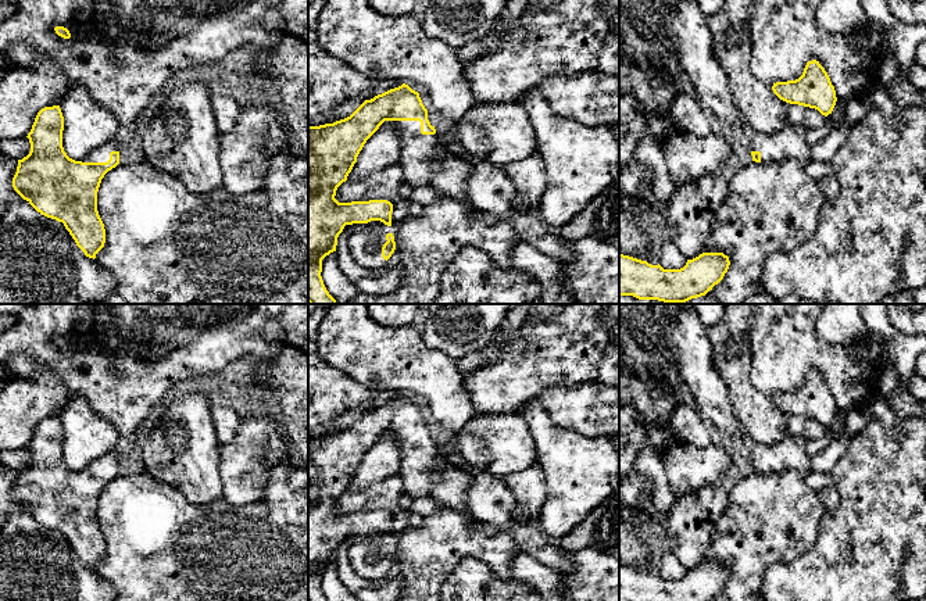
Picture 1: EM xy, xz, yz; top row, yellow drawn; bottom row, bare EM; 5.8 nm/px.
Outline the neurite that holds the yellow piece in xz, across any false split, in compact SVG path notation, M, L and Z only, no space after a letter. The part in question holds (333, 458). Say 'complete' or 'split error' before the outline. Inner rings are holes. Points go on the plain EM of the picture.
split error | M405 394L378 405L371 411L365 411L344 430L319 437L308 437L308 601L326 601L321 587L322 570L336 562L337 548L346 536L380 532L385 536L392 537L393 515L387 511L339 514L335 509L337 498L347 491L364 455L385 432L393 433L393 439L401 450L400 475L405 493L412 496L432 496L435 500L447 504L466 519L473 519L466 505L466 494L472 484L472 469L469 466L448 465L440 458L436 440L428 430L428 421L422 415L419 404Z

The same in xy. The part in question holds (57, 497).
split error | M60 416L37 423L26 447L31 462L18 471L12 498L37 523L62 533L76 557L94 570L106 554L97 502L104 486L119 475L119 458L111 451L75 472L64 462L62 441Z

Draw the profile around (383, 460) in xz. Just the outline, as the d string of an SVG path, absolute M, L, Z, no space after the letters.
M385 432L367 451L357 468L347 491L369 487L401 471L401 450L393 439L393 432Z

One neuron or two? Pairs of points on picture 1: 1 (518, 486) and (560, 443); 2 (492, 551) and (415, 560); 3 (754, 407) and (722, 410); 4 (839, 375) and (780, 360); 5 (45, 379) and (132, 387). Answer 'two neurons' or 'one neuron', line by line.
1: two neurons
2: one neuron
3: two neurons
4: one neuron
5: two neurons

